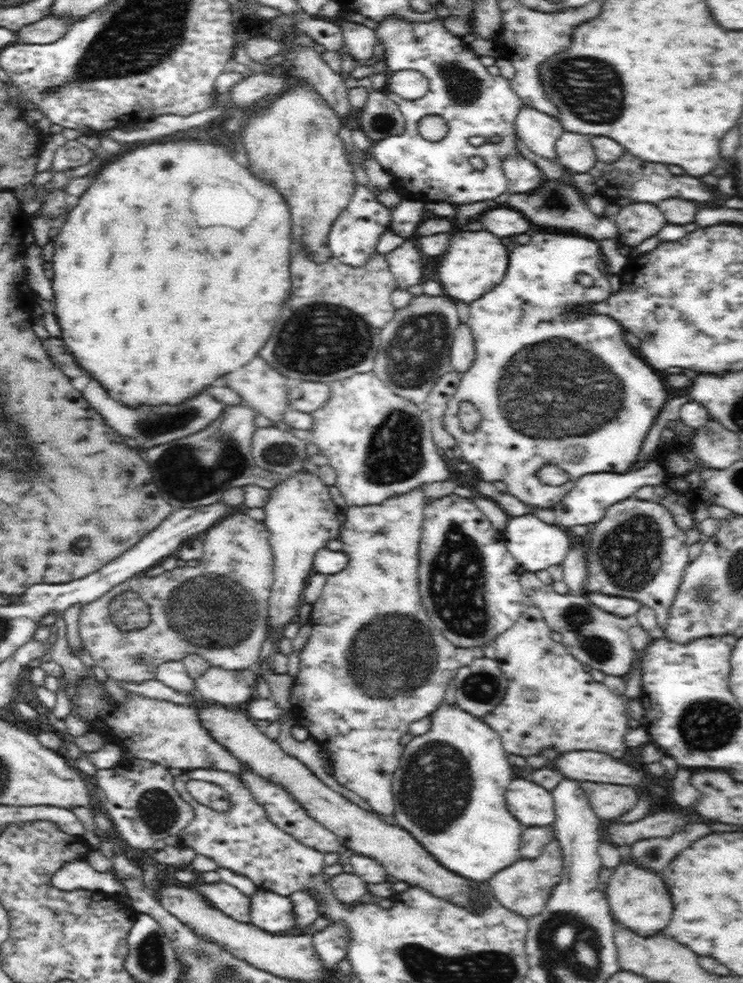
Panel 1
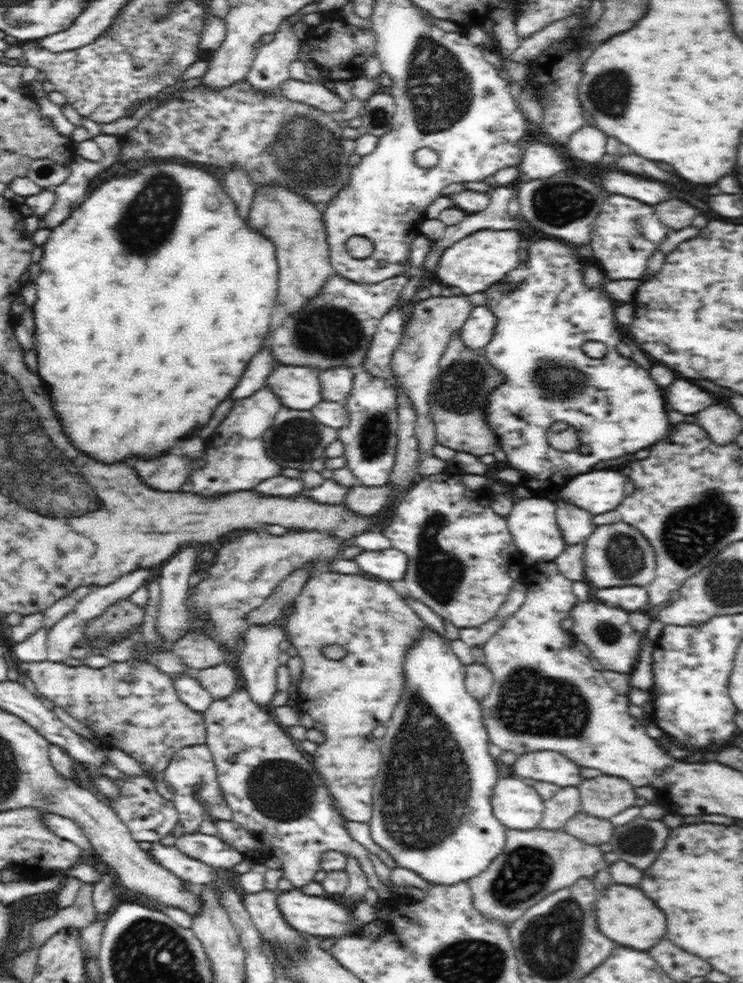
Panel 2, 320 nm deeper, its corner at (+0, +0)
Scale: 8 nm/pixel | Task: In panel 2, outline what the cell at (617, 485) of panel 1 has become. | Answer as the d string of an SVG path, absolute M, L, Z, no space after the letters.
M598 470L577 475L558 494L558 500L565 505L576 506L592 515L605 514L615 510L626 498L626 481L621 472Z

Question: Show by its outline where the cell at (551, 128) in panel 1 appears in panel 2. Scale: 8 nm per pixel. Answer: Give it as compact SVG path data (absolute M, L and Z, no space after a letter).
M539 139L525 143L525 151L519 164L519 171L528 180L544 180L551 176L562 174L566 168L560 154L551 143L544 143Z

